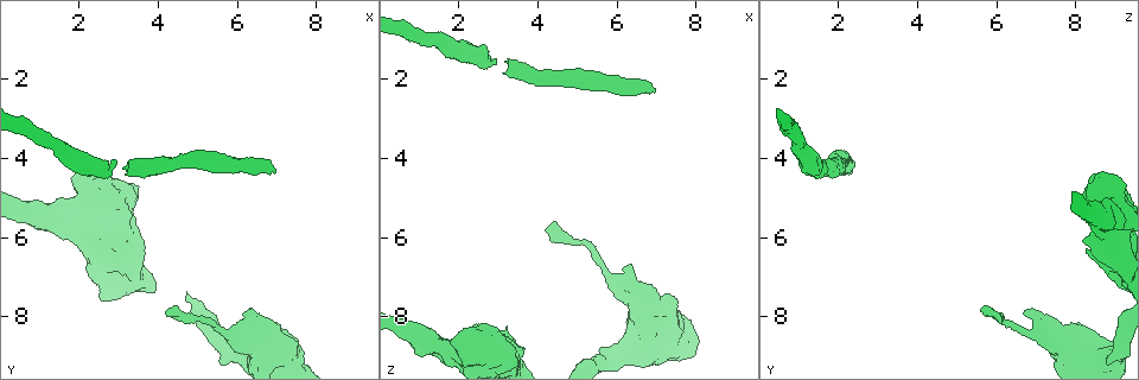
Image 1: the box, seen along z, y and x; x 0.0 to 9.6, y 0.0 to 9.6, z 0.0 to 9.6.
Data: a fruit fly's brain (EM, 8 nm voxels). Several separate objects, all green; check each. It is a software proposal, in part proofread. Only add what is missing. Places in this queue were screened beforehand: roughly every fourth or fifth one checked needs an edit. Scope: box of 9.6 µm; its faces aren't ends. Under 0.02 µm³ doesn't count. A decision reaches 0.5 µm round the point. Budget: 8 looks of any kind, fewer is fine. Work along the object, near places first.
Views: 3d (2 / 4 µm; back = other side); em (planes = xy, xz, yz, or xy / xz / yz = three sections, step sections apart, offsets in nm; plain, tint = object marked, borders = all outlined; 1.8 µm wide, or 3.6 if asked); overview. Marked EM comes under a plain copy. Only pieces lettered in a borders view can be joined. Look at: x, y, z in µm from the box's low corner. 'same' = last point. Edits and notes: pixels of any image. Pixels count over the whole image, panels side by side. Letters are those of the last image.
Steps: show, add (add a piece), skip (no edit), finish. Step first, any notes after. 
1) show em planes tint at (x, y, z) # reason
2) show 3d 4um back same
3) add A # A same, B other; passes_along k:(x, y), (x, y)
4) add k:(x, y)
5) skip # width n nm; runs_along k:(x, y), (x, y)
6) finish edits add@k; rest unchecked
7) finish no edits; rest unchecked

show em planes tint at (4.20, 7.90, 5.75) # end of a long branch

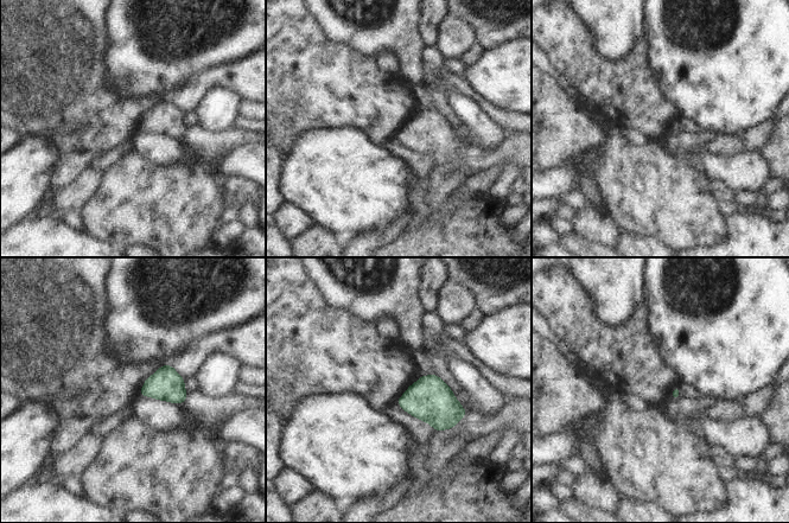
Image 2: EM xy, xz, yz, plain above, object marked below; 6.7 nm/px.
show em planes borders same # see the neighbours

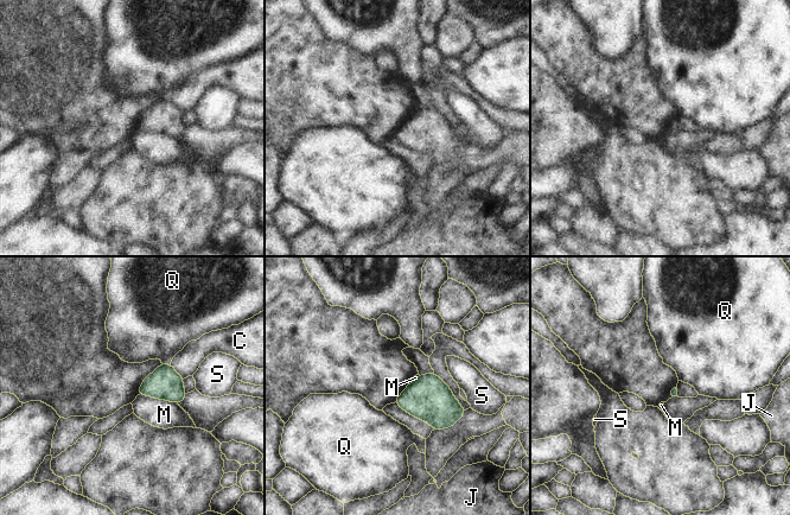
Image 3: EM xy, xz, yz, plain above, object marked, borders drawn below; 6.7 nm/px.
skip # C other, J other, M other, Q other, S other; border 3:(139, 394), (166, 399), (177, 404); no lettered piece goes on from it

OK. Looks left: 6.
show em xz step 8 borders at (6.90, 4.45, 2.40) # free end

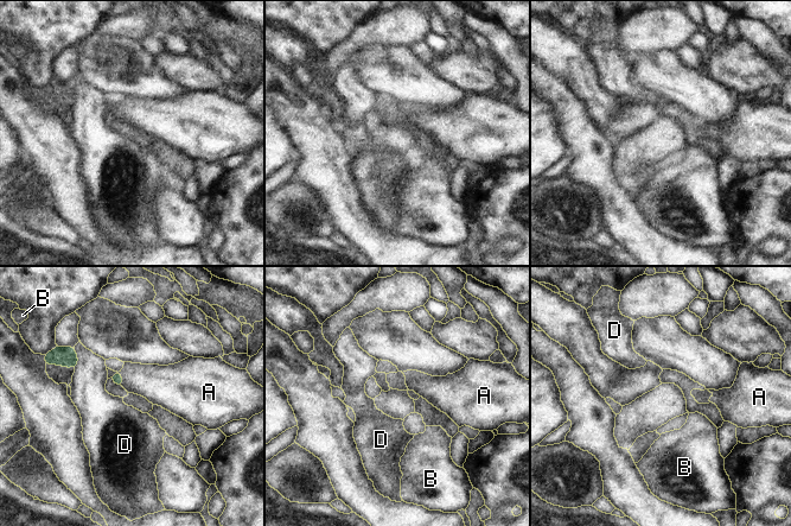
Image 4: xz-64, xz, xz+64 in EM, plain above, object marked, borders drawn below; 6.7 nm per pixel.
show em planes borders same

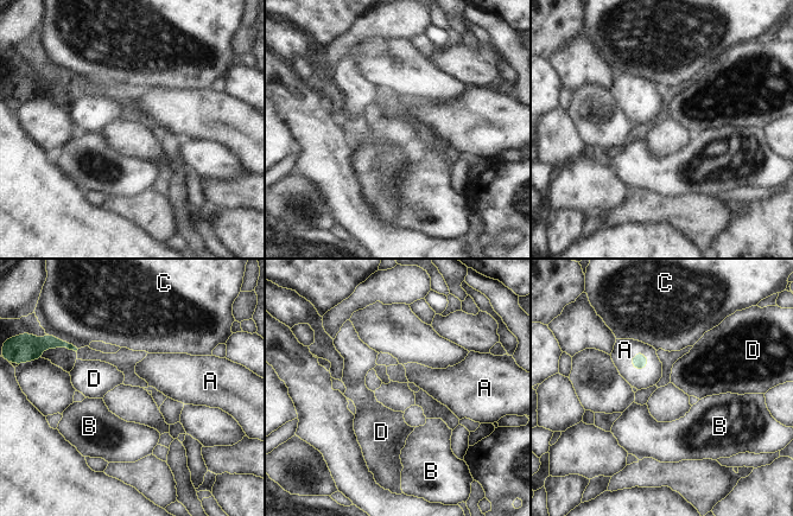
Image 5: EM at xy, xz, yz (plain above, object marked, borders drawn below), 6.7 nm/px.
add A # A same, B other, C other, D other; passes_along 5:(639, 362), (632, 362), (625, 350); it goes on there

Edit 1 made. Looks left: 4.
show 3d 2um back at (2.90, 4.00, 1.55) # stops while still wide

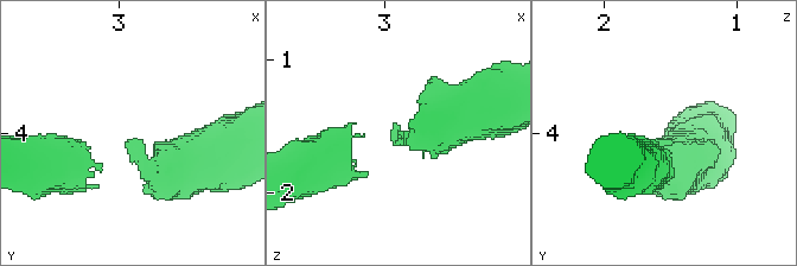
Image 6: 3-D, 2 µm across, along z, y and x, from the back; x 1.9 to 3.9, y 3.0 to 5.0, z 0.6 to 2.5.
show em xy step 8 borders at (2.94, 4.06, 1.52) # need the tissue

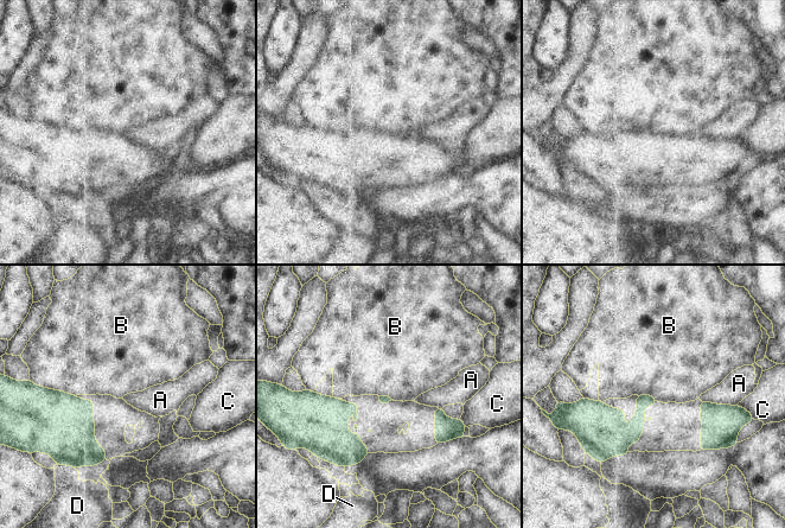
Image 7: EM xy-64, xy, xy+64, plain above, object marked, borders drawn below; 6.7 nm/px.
skip # longest_contact A 260 nm; A other, B other, C other, D other; border 7:(42, 387), (75, 395); none of them fits

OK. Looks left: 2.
finish edits add@5; rest unchecked

